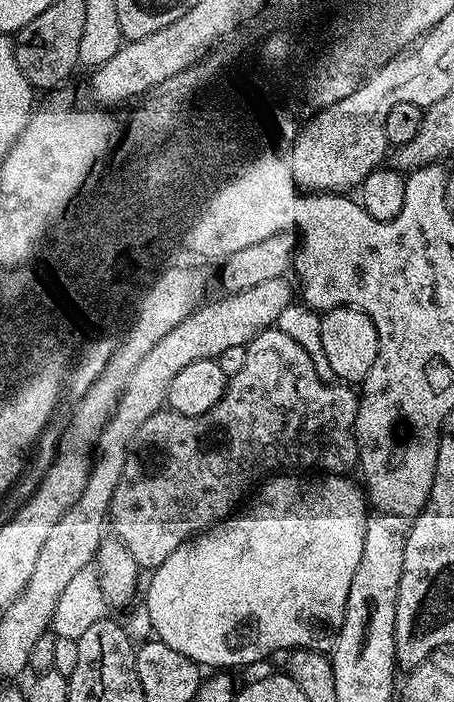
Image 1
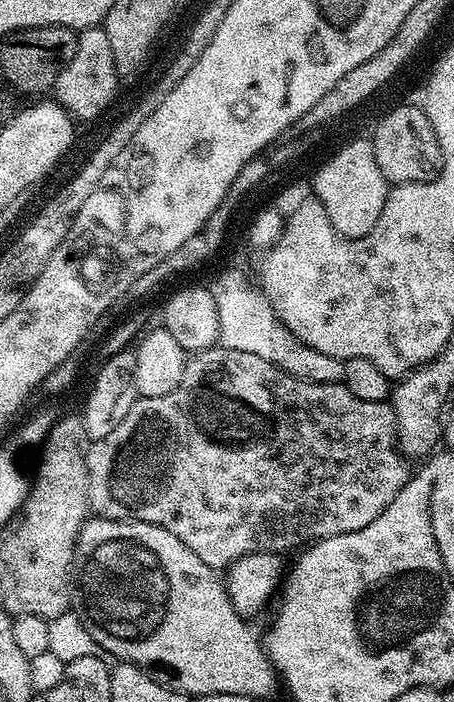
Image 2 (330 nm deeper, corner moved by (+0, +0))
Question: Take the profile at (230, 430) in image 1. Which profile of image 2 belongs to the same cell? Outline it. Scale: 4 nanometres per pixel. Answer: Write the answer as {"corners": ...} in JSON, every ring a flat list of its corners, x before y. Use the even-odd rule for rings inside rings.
{"corners":[[213,346,195,353,185,363,182,382,178,382,170,394,162,394,158,398,140,396,134,406,130,406,130,414,126,414,126,418,122,418,122,422,118,422,118,426,106,434,106,438,91,441,87,445,86,470,90,478,88,502,91,511,106,520,137,520,162,526,162,530,170,530,178,542,190,546,190,550,194,550,194,554,198,554,206,566,224,570,246,554,285,554,291,548,299,549,317,540,350,534,354,530,362,530,362,526,370,526,370,522,374,522,374,518,378,518,378,514,382,514,382,510,386,510,386,506,398,498,402,486,406,486,410,475,407,463,409,461,396,442,396,419,391,403,366,402,362,398,354,398,354,394,350,394,343,383,316,384,300,380,257,355]]}

